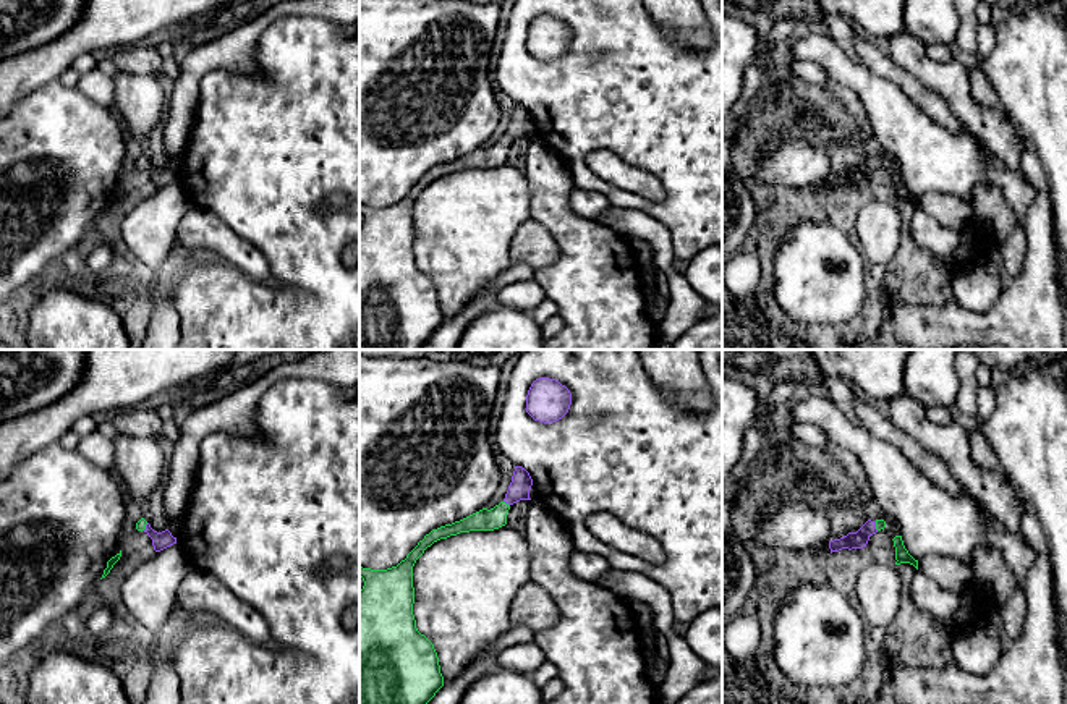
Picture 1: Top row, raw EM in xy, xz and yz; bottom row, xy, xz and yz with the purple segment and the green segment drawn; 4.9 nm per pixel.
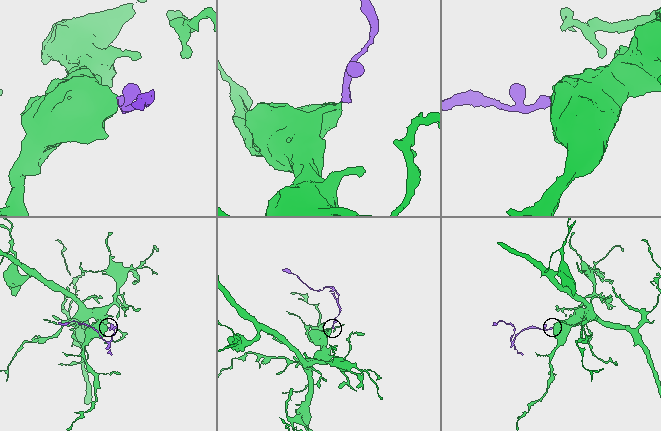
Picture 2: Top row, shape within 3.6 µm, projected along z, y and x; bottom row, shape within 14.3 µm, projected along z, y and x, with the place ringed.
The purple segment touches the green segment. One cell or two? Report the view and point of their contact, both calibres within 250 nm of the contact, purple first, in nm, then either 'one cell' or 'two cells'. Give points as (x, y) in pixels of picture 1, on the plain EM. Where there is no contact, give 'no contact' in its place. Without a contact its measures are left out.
meets purple in xz at (507, 139); 110 nm thick on the purple side, 110 nm on the other; one cell

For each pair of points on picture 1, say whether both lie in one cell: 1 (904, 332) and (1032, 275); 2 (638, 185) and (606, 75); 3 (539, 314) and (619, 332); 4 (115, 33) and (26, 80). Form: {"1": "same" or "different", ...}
{"1": "same", "2": "different", "3": "different", "4": "same"}

